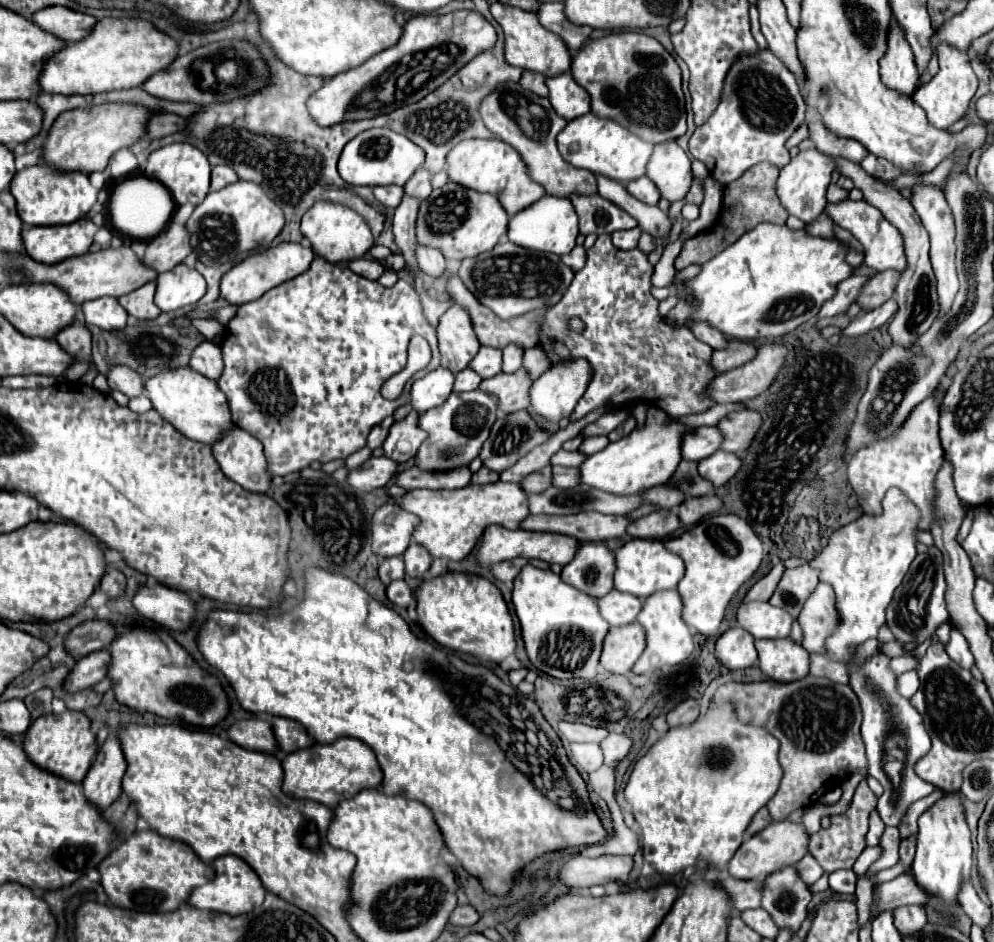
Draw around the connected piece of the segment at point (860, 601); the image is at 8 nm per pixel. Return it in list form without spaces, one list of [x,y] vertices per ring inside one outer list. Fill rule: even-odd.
[[[890,488],[882,500],[882,514],[862,514],[858,520],[836,530],[830,534],[828,546],[810,562],[810,566],[820,570],[820,580],[830,584],[838,598],[840,624],[826,642],[826,656],[830,660],[846,662],[850,644],[862,644],[868,638],[878,636],[878,628],[884,624],[886,606],[916,558],[918,524],[920,508],[912,506],[904,492]]]

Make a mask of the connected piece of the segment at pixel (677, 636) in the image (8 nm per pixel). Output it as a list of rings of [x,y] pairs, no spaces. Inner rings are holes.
[[[662,590],[646,598],[642,612],[638,614],[638,622],[646,630],[646,650],[642,652],[642,658],[634,664],[632,672],[634,674],[652,674],[654,670],[662,668],[664,664],[680,664],[684,662],[692,650],[692,632],[684,624],[680,612],[682,612],[682,600],[678,598],[680,594],[676,590]]]

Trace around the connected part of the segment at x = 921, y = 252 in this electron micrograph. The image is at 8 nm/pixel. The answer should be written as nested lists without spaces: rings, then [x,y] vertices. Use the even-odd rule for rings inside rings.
[[[834,158],[836,168],[840,168],[840,172],[848,178],[852,178],[854,186],[858,190],[862,190],[864,200],[872,206],[876,206],[884,218],[888,218],[888,222],[892,222],[892,226],[896,226],[904,238],[904,252],[906,252],[906,270],[900,276],[900,282],[896,286],[896,302],[898,302],[898,312],[894,316],[894,320],[888,326],[888,334],[892,336],[892,344],[894,346],[902,346],[902,348],[912,348],[912,344],[918,340],[918,336],[924,334],[924,330],[928,330],[934,322],[934,318],[938,316],[938,294],[936,294],[936,278],[932,274],[932,266],[930,266],[930,258],[928,258],[928,232],[922,228],[922,222],[916,214],[916,210],[912,208],[912,204],[894,188],[888,188],[884,184],[874,182],[874,178],[860,166],[854,162],[848,162],[844,158]]]

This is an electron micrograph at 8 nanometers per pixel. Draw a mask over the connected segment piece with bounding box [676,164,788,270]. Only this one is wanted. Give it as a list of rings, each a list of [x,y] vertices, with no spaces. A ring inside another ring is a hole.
[[[758,164],[758,166],[752,166],[750,170],[746,170],[738,180],[728,184],[726,188],[740,188],[740,190],[726,192],[726,200],[724,200],[720,218],[712,224],[710,230],[702,232],[702,234],[698,234],[694,238],[686,238],[684,240],[680,256],[676,258],[676,270],[684,270],[690,264],[704,264],[704,262],[708,262],[720,250],[724,250],[726,246],[734,244],[742,234],[746,234],[748,230],[752,230],[760,222],[786,224],[788,212],[786,212],[786,208],[780,204],[780,200],[776,196],[776,178],[778,178],[778,168],[768,166],[768,164]]]

